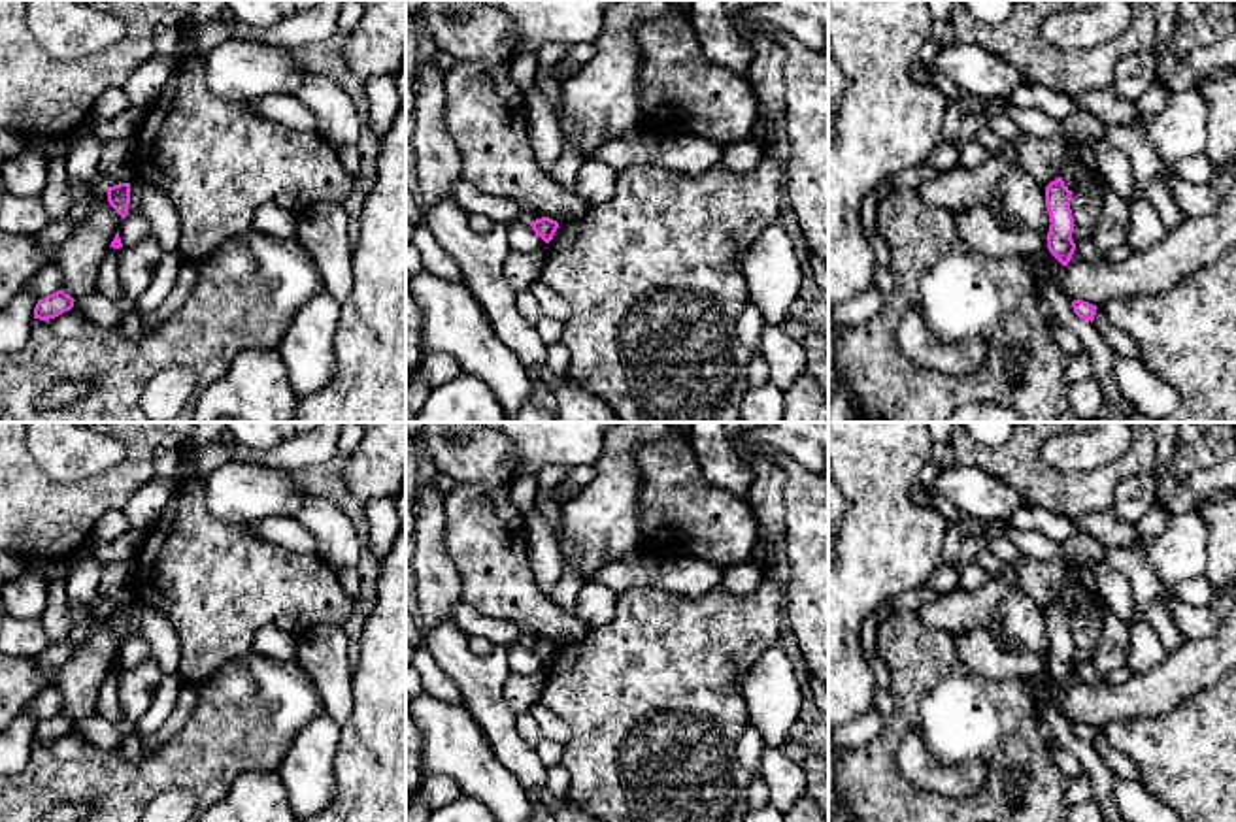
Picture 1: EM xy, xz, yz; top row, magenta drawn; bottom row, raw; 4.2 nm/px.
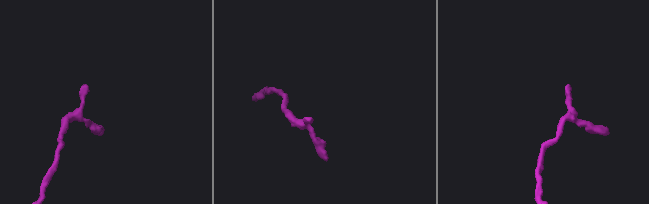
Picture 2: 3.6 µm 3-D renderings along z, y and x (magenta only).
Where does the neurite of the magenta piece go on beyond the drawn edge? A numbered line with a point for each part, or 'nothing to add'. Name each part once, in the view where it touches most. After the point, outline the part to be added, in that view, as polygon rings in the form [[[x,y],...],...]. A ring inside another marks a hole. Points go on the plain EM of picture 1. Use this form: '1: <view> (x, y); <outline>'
nothing to add

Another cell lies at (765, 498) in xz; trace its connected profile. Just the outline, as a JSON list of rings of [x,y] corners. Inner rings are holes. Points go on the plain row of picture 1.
[[[774,422],[757,426],[742,436],[740,452],[753,469],[747,503],[757,522],[757,545],[751,562],[762,560],[768,571],[777,558],[785,534],[785,473],[766,456],[760,447],[776,449],[794,458],[802,468],[828,473],[828,422]]]

